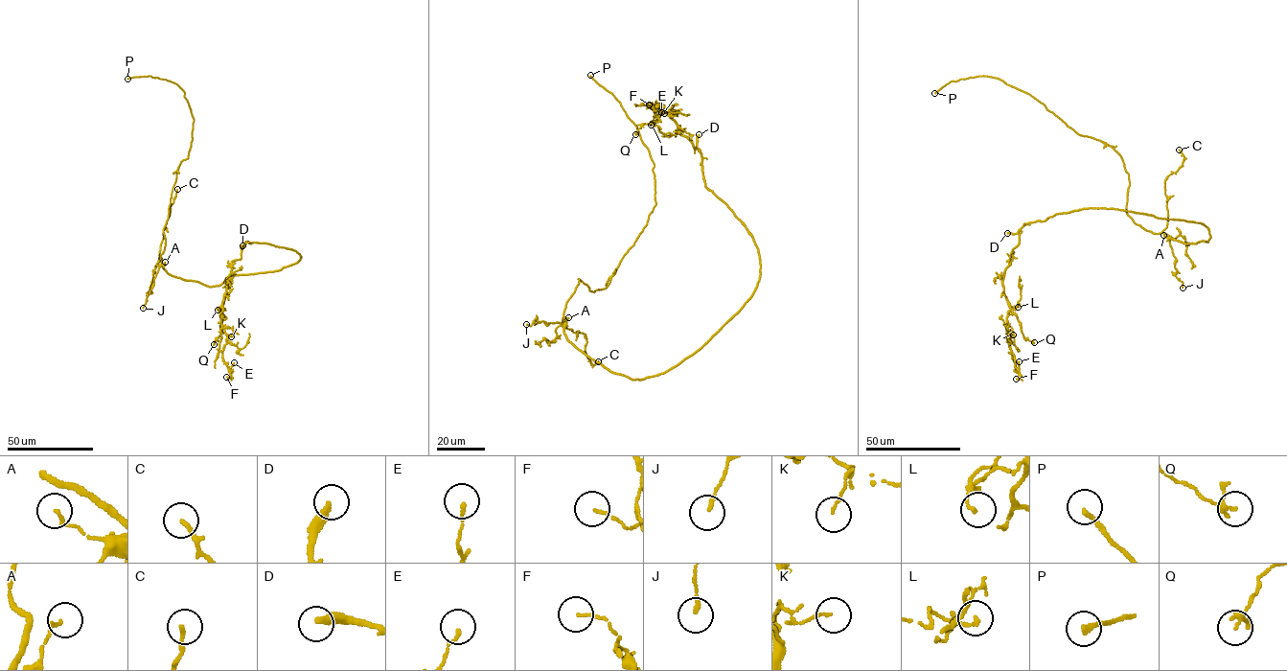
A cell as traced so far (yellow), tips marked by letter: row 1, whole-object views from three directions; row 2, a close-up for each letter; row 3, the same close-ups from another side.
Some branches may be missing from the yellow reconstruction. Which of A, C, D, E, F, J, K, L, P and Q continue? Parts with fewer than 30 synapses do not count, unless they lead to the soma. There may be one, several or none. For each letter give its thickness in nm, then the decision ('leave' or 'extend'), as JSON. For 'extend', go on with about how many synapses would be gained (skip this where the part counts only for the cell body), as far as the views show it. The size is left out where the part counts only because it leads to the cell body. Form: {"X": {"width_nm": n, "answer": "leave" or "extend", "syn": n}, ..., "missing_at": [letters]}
{"A": {"width_nm": 130, "answer": "leave"}, "C": {"width_nm": 140, "answer": "leave"}, "D": {"width_nm": 340, "answer": "extend"}, "E": {"width_nm": 140, "answer": "leave"}, "F": {"width_nm": 90, "answer": "leave"}, "J": {"width_nm": 140, "answer": "leave"}, "K": {"width_nm": 110, "answer": "leave"}, "L": {"width_nm": 130, "answer": "leave"}, "P": {"width_nm": 200, "answer": "extend", "syn": 50}, "Q": {"width_nm": 160, "answer": "leave"}, "missing_at": ["D", "P"]}

